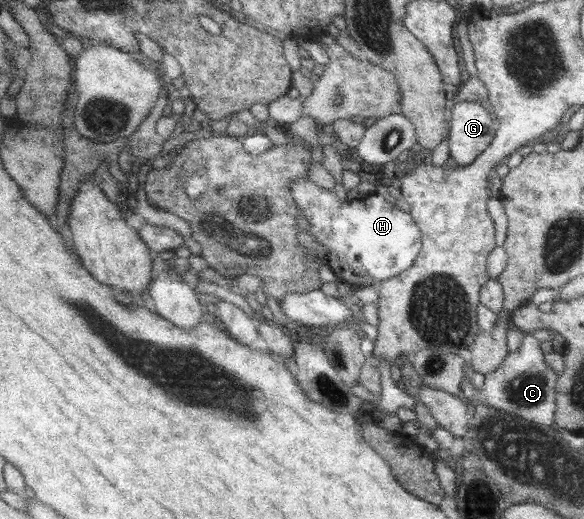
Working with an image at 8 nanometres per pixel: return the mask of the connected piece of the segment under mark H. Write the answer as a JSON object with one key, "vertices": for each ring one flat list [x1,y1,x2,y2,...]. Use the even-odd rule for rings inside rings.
{"vertices":[[299,179,293,185,292,194,312,224,310,233,329,249,332,271,346,285,378,289,385,280,409,270,421,252,421,230,412,215,397,208,383,195,373,193,360,199,353,193,343,203,331,185,319,187,310,179]]}

